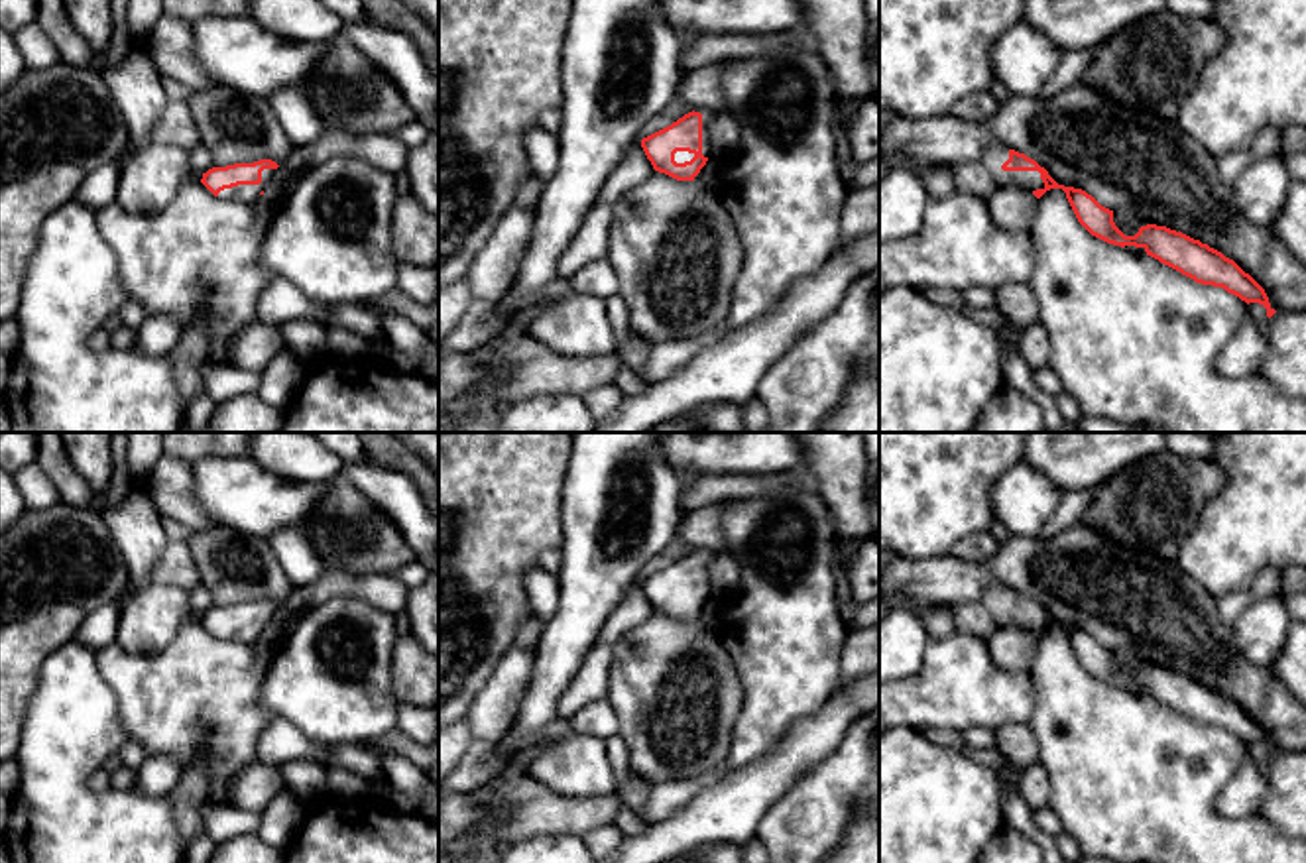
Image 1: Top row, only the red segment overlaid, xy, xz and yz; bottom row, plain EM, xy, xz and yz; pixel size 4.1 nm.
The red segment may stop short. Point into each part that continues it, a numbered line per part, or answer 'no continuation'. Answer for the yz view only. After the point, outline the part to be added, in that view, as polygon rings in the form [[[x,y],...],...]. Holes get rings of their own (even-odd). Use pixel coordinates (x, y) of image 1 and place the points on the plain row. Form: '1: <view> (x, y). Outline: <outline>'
1: yz (996, 594). Outline: [[[991,584],[981,596],[981,604],[991,613],[997,627],[1001,625],[1019,625],[1027,631],[1044,629],[1039,611],[1003,611],[1001,605],[1009,600],[1009,588],[1001,584]]]

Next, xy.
1: xy (242, 633). Outline: [[[264,609],[260,625],[238,625],[238,627],[220,631],[218,637],[252,645],[260,637],[262,631],[267,631],[273,613],[275,609]]]

